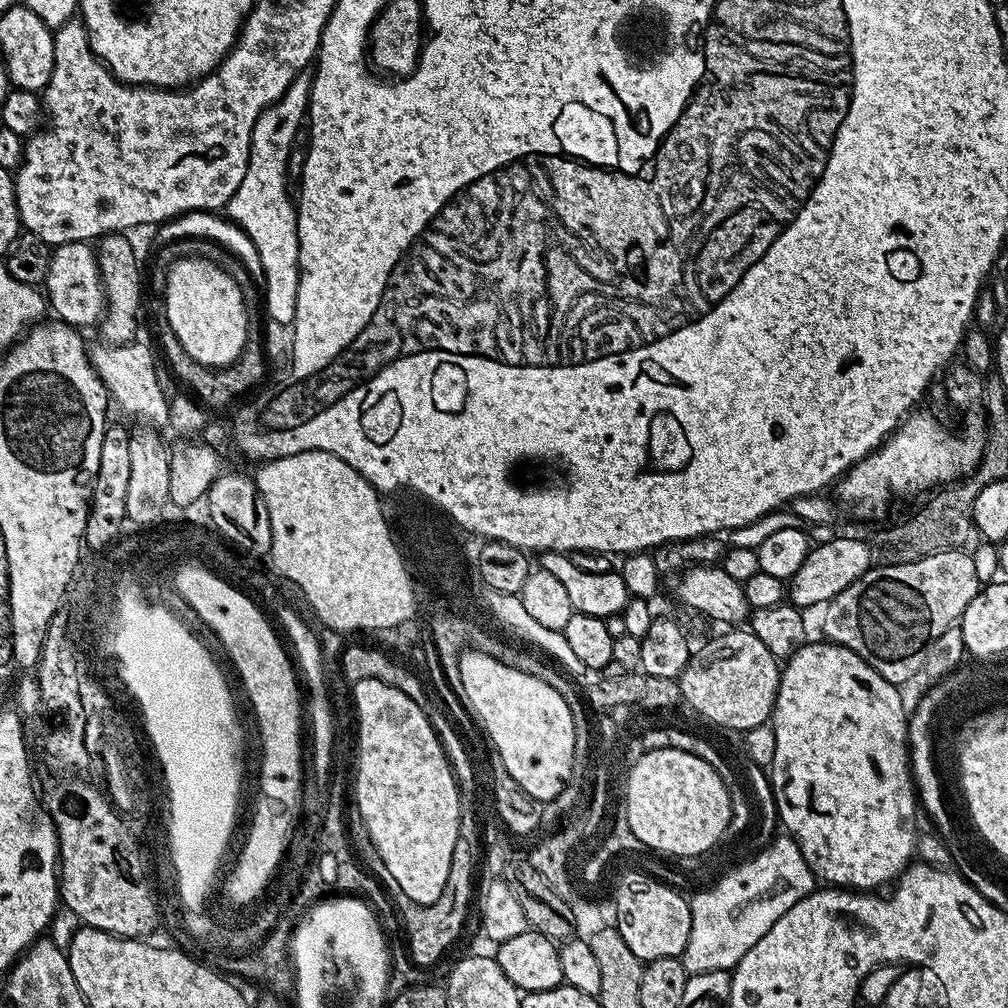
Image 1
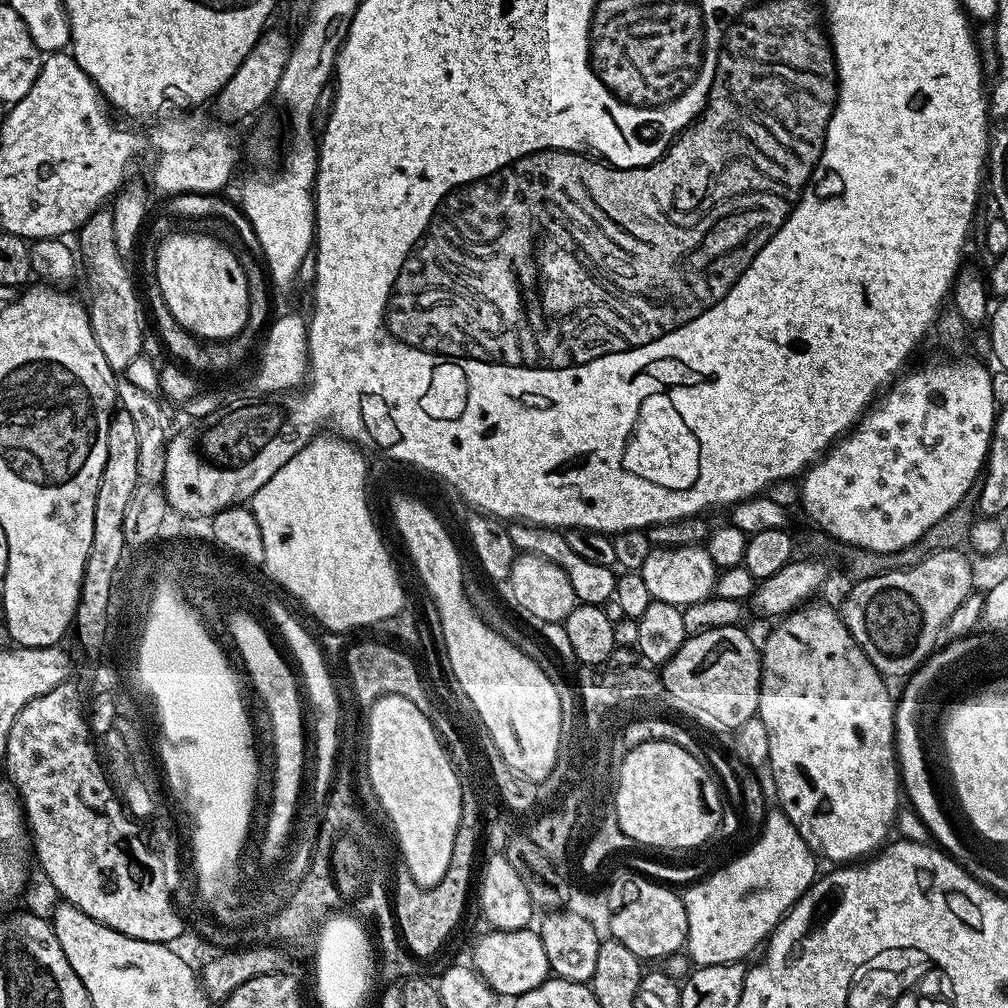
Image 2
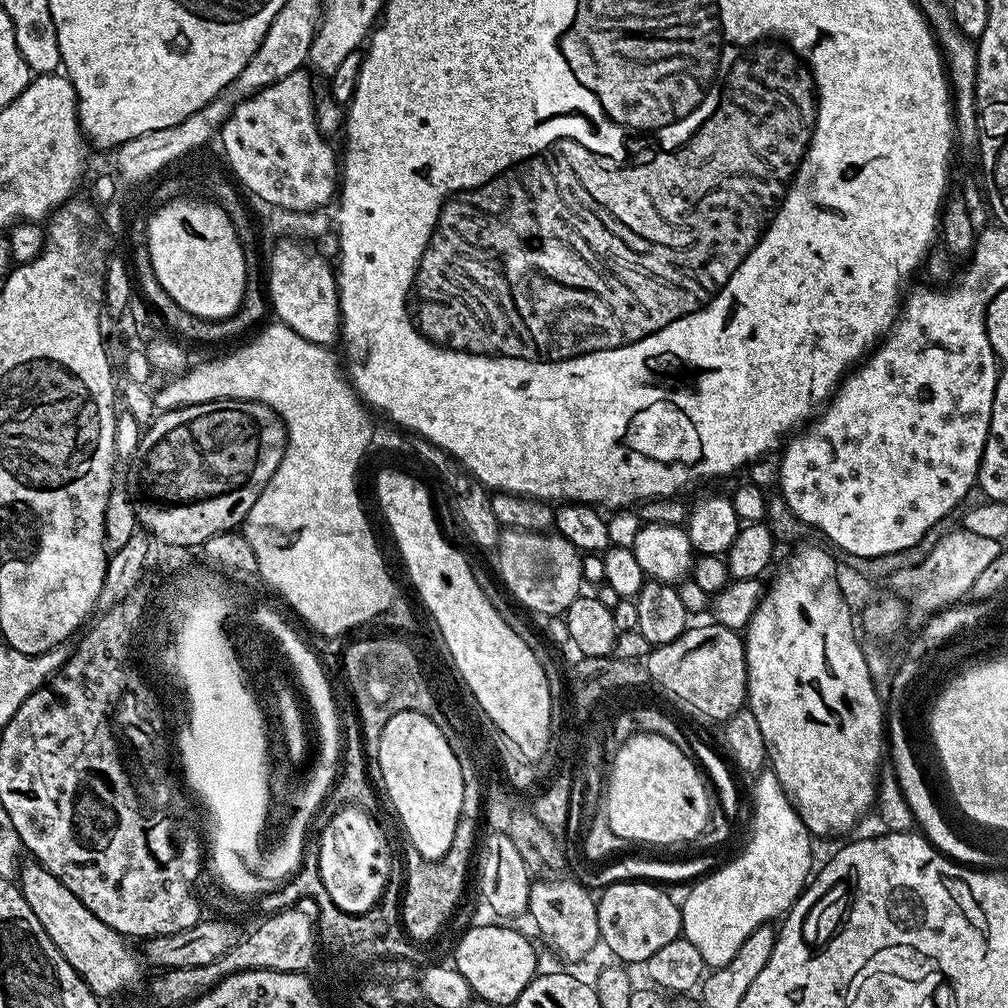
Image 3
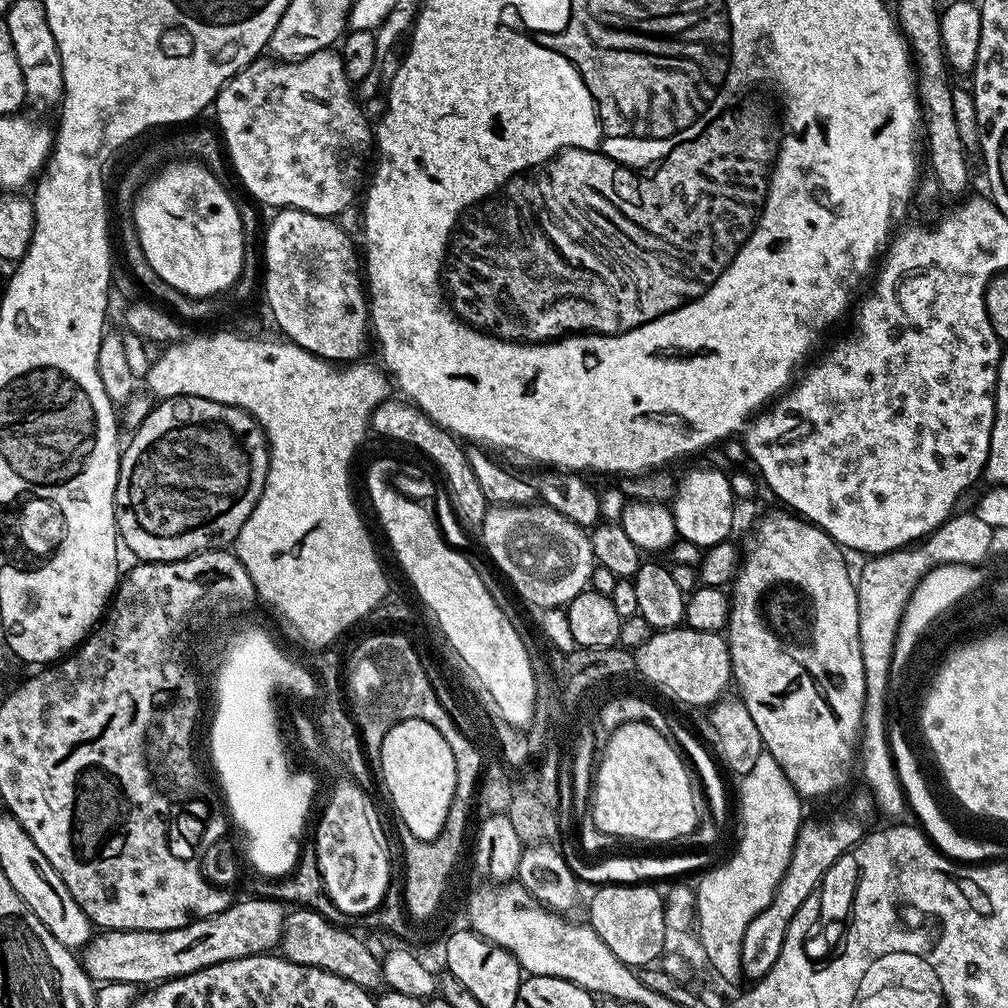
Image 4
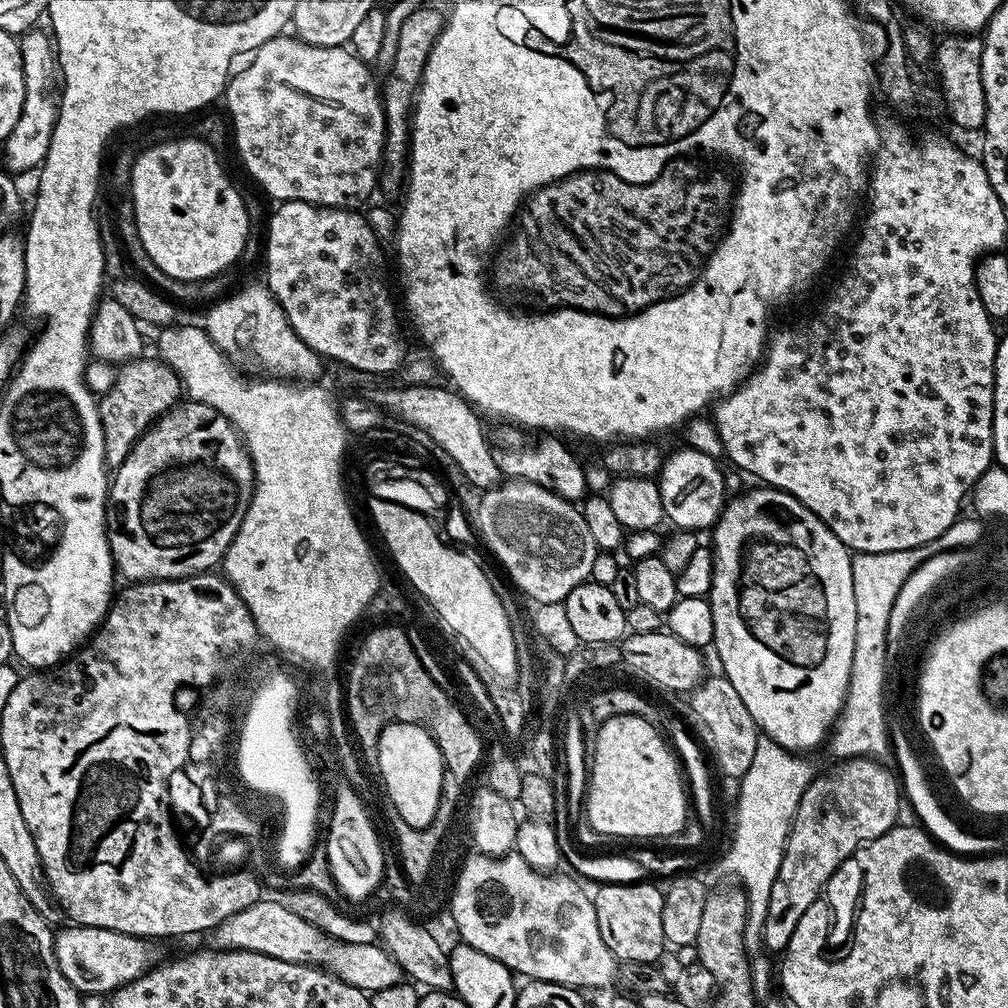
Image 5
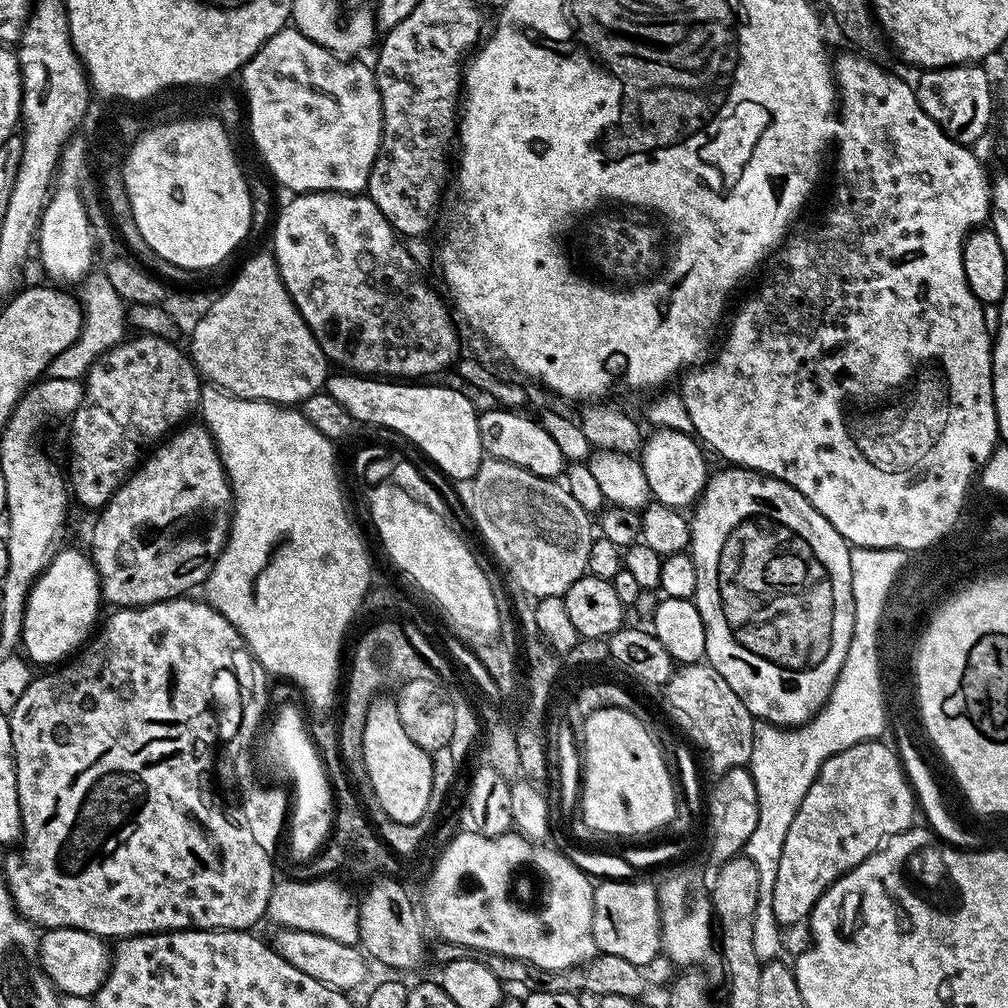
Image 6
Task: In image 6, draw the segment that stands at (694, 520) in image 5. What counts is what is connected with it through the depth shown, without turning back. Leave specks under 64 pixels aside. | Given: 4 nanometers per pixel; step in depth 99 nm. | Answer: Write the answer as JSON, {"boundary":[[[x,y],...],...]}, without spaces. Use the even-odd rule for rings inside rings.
{"boundary":[[[657,428],[652,434],[645,439],[638,453],[642,470],[646,470],[652,500],[671,508],[691,509],[703,494],[710,475],[710,467],[704,461],[705,449],[691,435],[678,430]]]}

